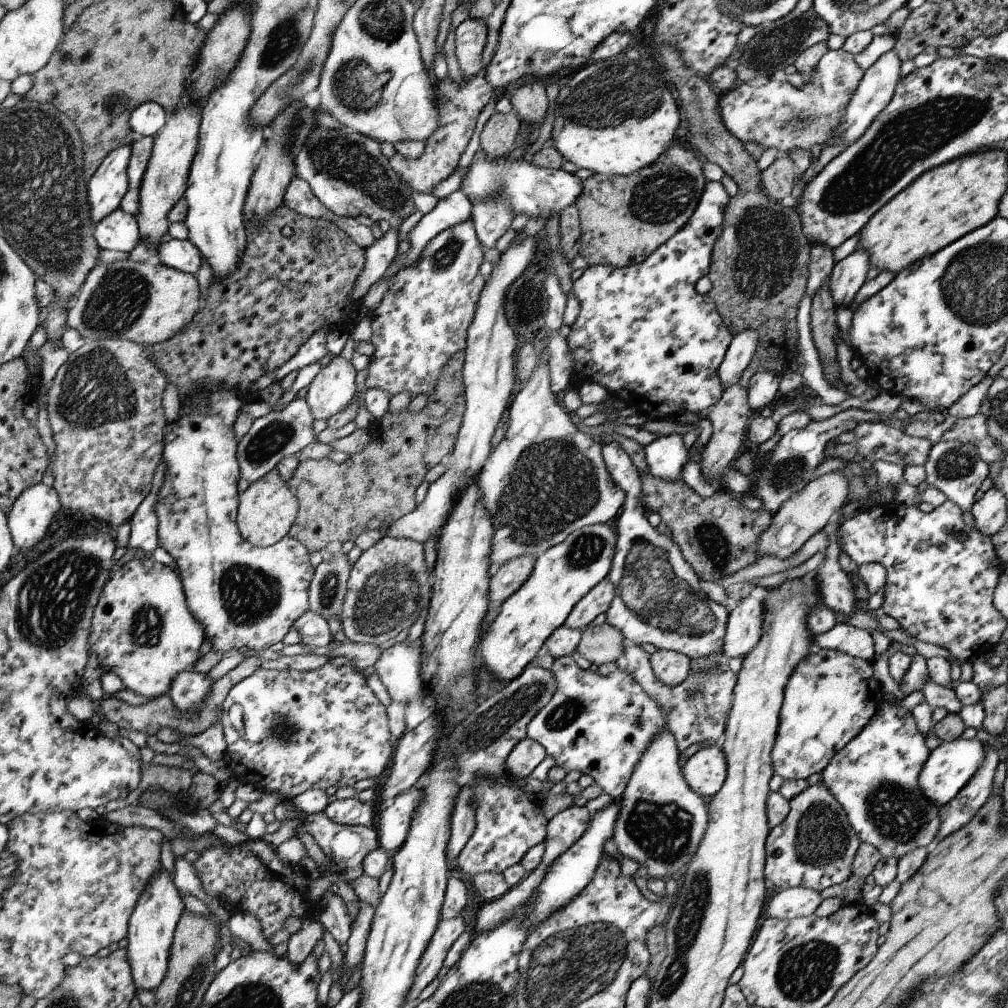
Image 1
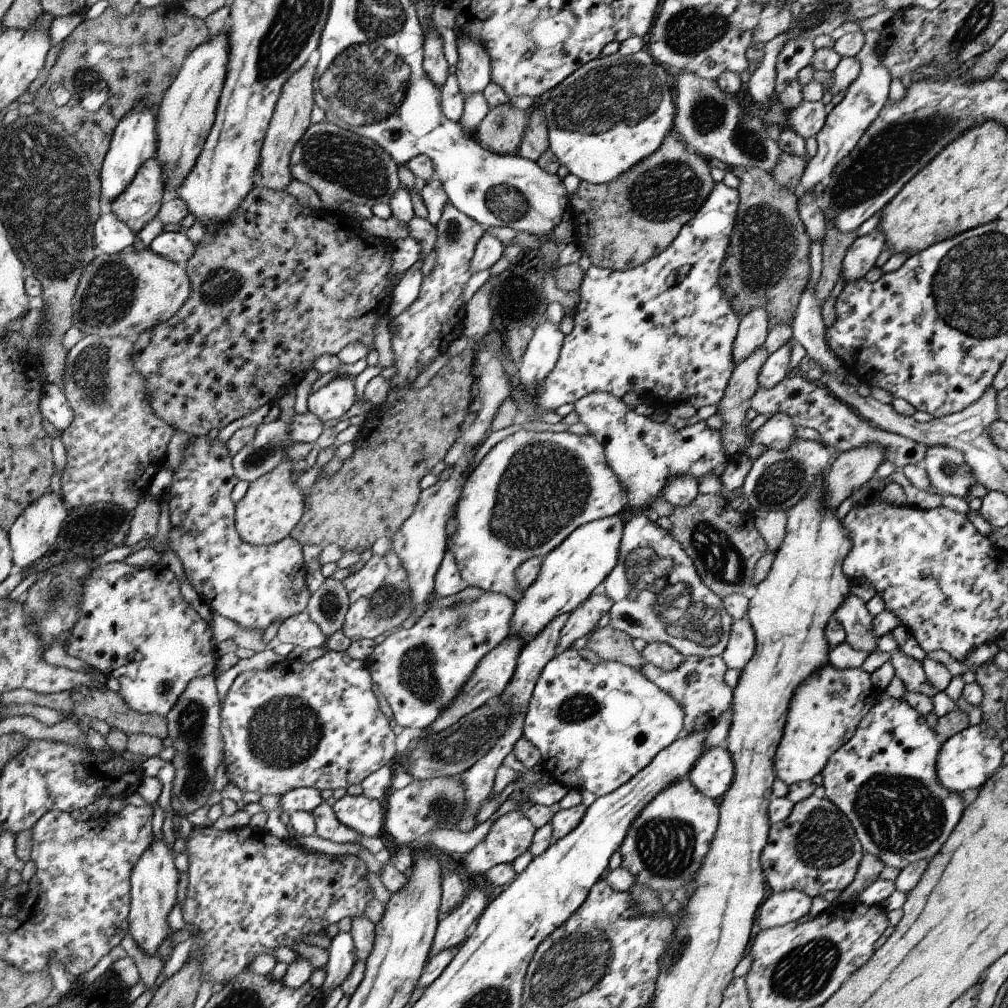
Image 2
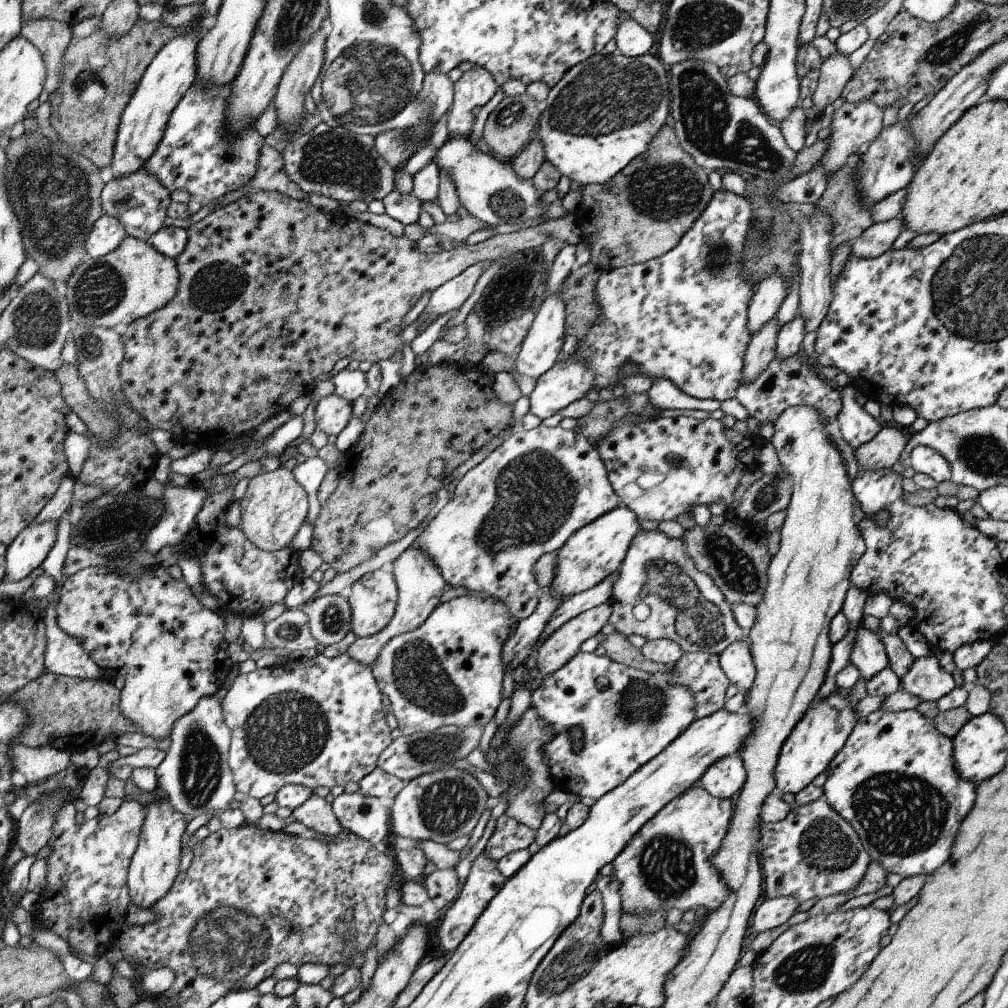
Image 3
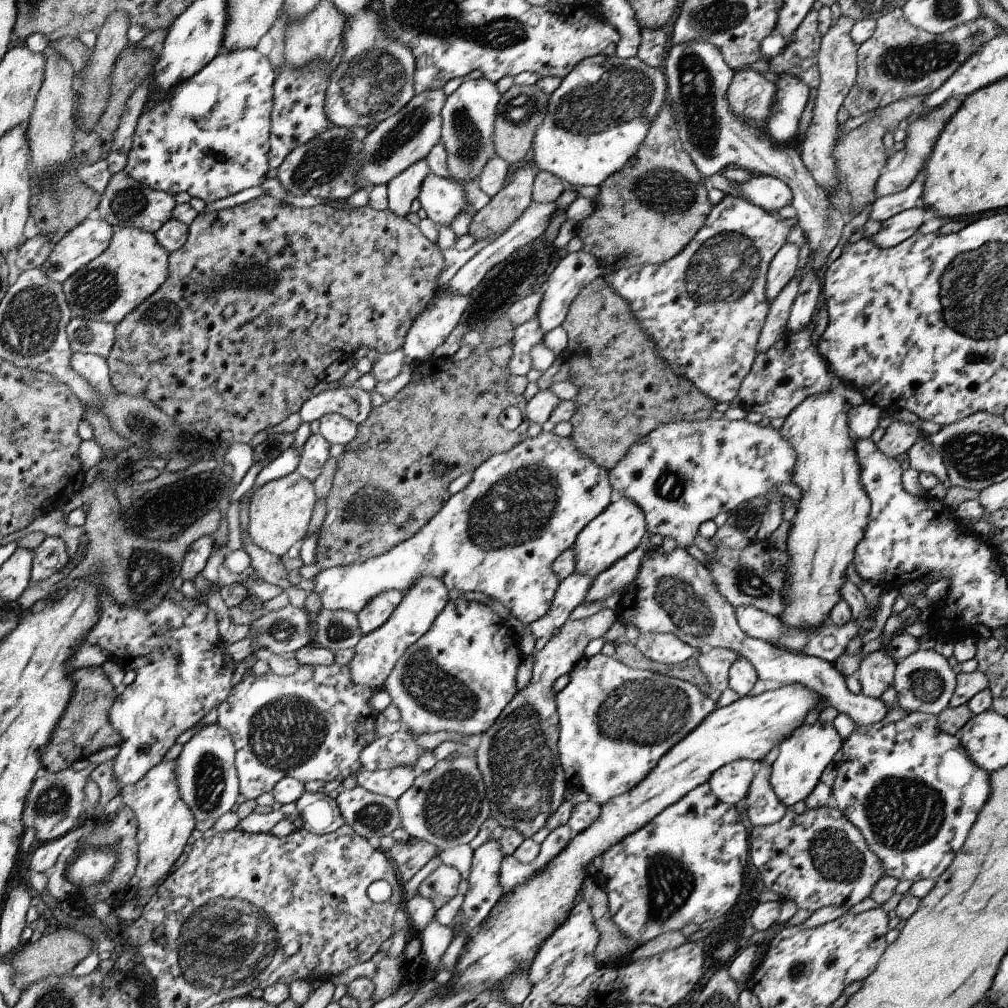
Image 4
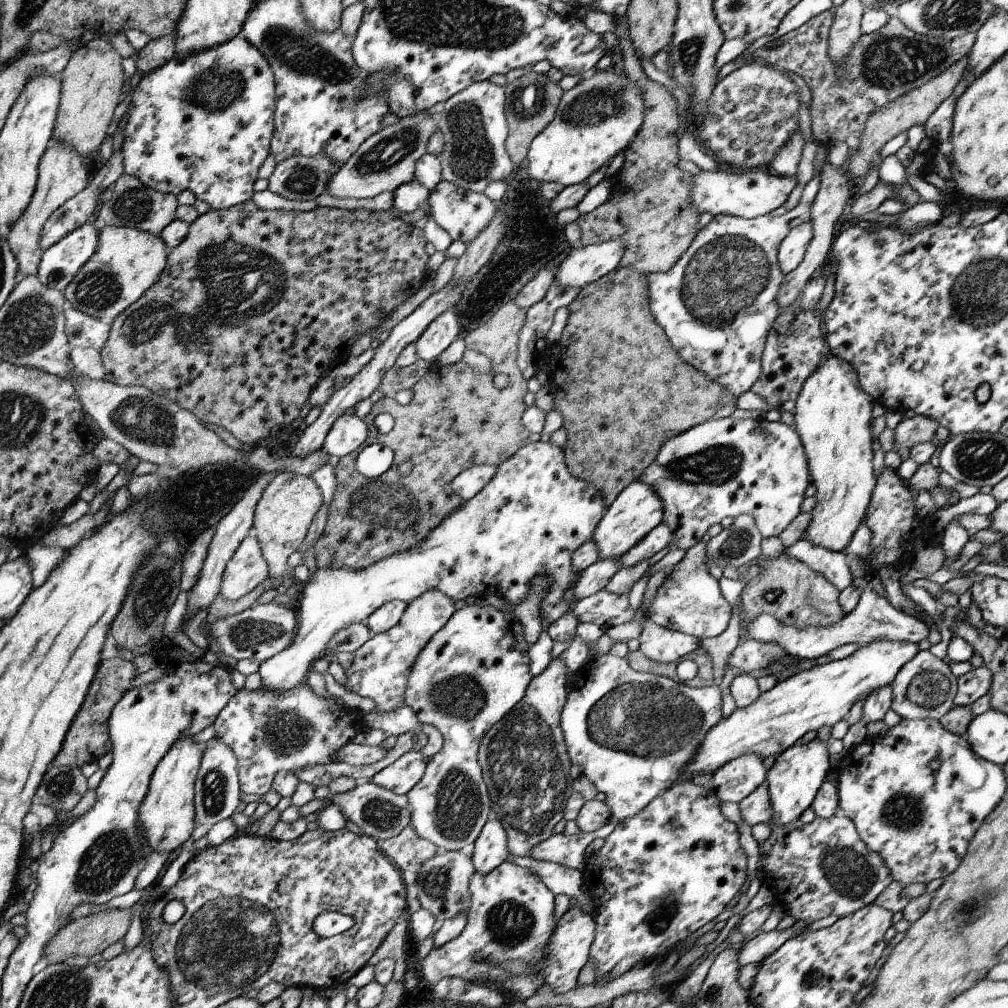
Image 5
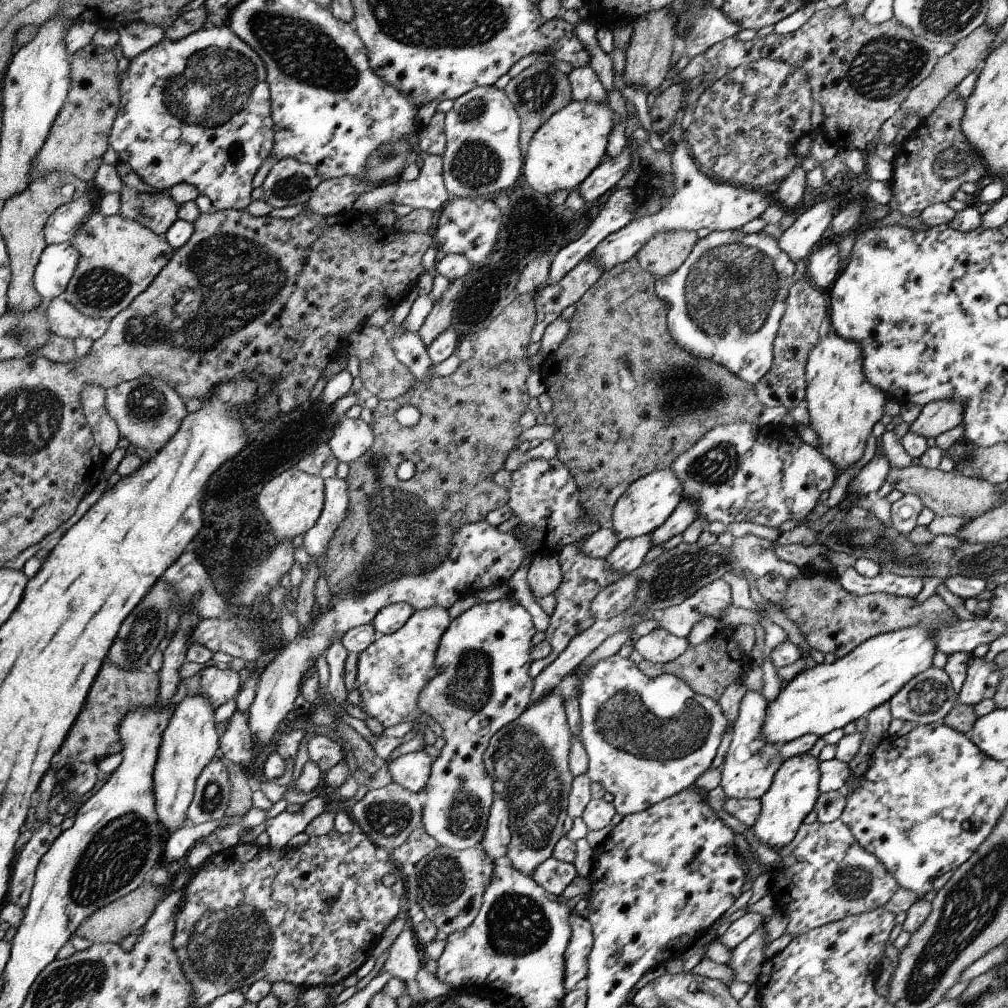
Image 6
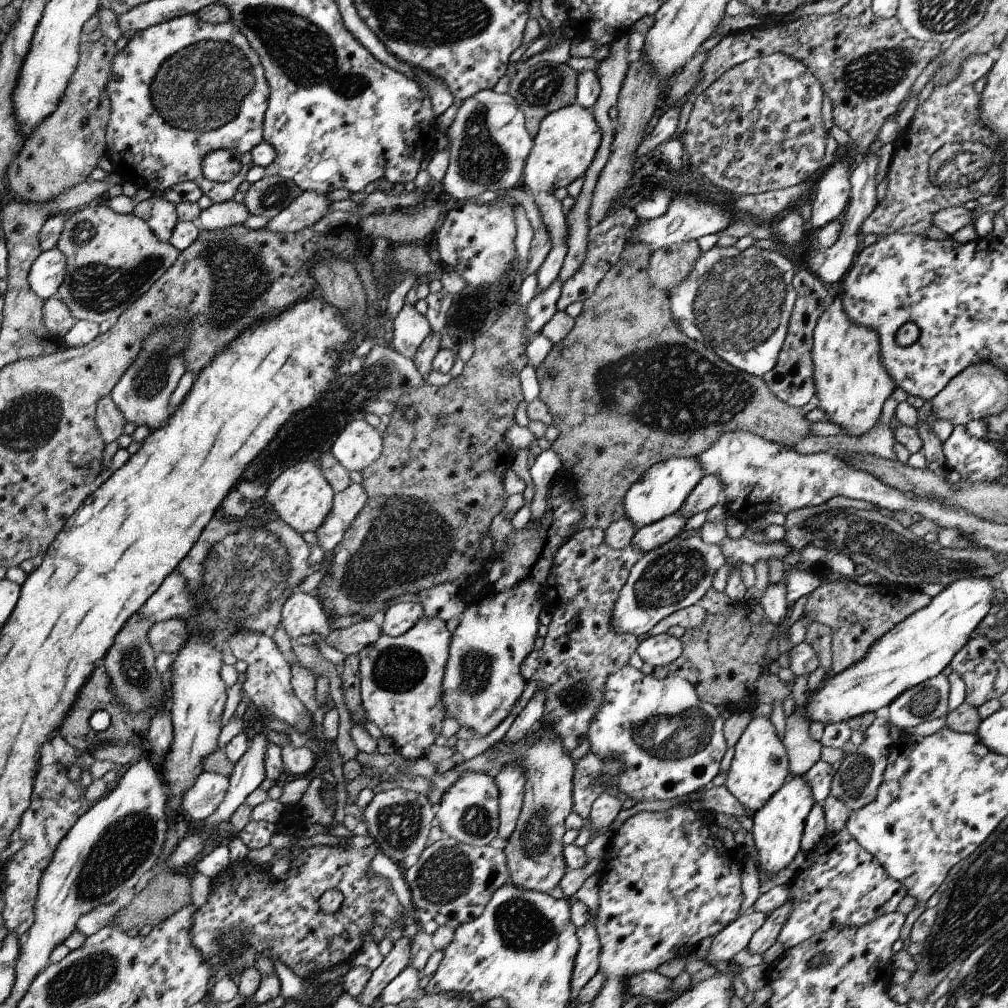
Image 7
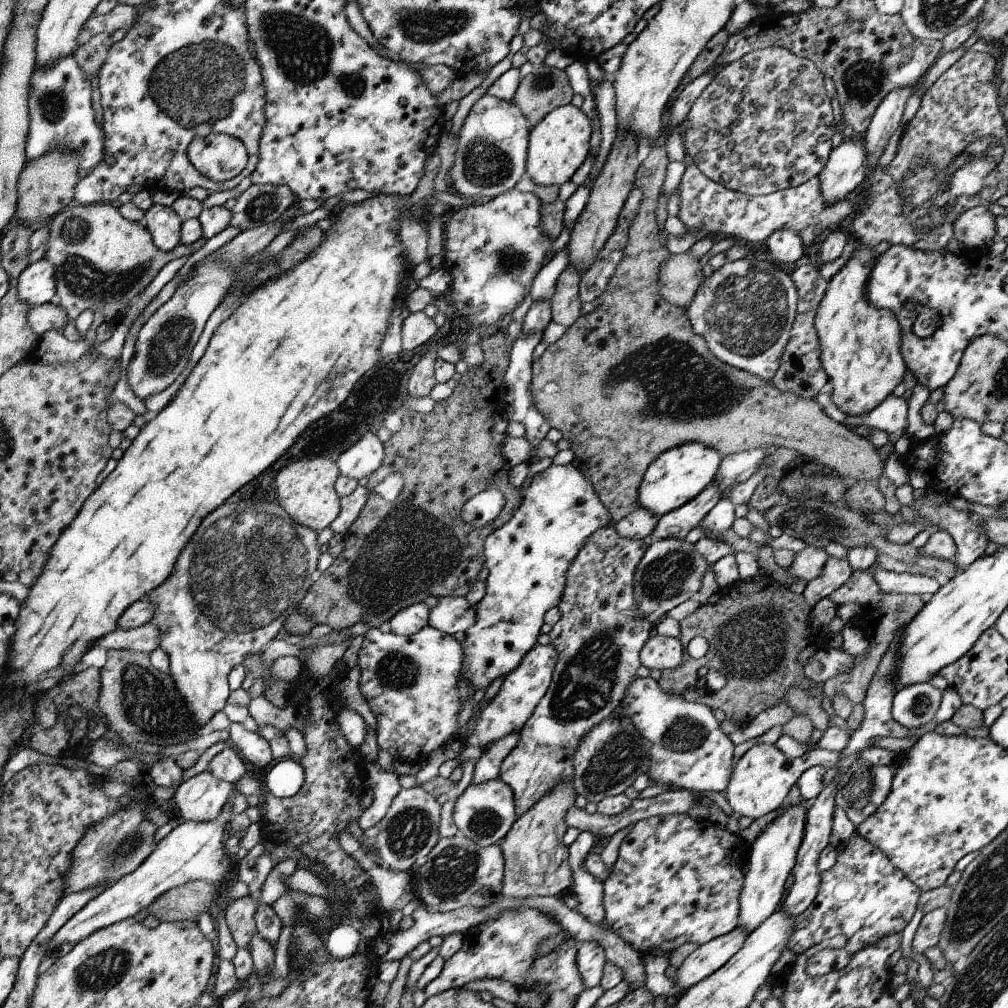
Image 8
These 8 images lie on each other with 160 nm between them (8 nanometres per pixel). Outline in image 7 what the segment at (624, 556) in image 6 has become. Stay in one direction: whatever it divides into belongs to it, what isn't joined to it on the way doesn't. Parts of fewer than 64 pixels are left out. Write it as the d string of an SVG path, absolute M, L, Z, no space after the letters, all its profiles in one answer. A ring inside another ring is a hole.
M676 512L661 521L639 528L632 537L630 545L637 546L643 556L644 553L650 552L678 536L686 521L687 519Z

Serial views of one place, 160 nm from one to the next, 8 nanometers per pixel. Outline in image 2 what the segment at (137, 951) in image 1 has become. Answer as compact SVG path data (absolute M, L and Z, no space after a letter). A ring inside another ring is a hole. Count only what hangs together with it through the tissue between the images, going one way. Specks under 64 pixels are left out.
M164 838L154 839L153 845L142 854L142 862L134 866L134 914L130 914L129 935L146 954L157 955L166 938L172 935L168 914L176 906L178 898L178 870L170 850Z

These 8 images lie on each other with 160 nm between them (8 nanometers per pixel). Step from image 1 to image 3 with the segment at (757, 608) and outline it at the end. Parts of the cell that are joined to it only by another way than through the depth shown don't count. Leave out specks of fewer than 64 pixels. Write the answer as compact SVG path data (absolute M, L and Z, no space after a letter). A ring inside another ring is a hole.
M746 640L732 642L720 656L720 666L732 685L749 690L756 679L756 668Z

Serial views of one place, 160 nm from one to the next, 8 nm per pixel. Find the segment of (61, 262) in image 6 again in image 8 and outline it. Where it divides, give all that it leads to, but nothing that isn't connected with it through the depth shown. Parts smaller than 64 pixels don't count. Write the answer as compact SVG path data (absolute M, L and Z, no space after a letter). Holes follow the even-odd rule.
M44 257L30 263L20 276L18 290L21 299L32 308L50 303L50 298L57 293L56 267L53 262Z

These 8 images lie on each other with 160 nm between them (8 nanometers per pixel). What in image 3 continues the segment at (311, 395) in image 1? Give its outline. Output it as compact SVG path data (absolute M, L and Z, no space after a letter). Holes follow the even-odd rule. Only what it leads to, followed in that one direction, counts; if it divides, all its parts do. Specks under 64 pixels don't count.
M335 393L324 396L314 410L317 429L322 430L327 436L338 436L349 425L352 416L350 403Z

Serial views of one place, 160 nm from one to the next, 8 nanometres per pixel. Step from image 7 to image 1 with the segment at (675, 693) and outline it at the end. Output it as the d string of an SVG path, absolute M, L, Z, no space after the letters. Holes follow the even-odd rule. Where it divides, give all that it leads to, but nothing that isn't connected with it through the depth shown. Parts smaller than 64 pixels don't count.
M571 656L553 659L557 692L532 721L528 736L542 743L556 765L589 774L616 800L624 794L645 750L666 726L665 711L650 698L621 663L608 676L582 669Z

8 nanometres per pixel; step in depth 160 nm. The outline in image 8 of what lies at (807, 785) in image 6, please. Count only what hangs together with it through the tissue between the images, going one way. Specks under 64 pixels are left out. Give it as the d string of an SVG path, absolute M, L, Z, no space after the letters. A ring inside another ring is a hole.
M804 800L785 808L762 830L748 848L750 851L749 869L745 874L742 892L739 896L740 914L738 915L738 925L747 932L747 936L782 906L785 897L784 884L797 861L797 852L802 844L809 804L810 802Z

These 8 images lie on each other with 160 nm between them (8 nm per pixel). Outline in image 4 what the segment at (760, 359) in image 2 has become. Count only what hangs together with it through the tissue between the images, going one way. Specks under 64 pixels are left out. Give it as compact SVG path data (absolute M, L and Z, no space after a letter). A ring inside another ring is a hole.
M796 272L769 306L768 318L758 338L757 353L766 352L770 346L774 346L774 342L778 342L778 338L784 336L784 332L787 332L790 310L799 290L800 277Z

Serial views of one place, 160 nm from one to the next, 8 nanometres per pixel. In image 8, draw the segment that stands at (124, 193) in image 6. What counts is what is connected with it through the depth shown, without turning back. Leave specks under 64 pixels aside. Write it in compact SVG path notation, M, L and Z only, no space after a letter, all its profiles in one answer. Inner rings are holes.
M154 203L144 216L143 223L160 250L168 252L180 245L183 220L172 206Z

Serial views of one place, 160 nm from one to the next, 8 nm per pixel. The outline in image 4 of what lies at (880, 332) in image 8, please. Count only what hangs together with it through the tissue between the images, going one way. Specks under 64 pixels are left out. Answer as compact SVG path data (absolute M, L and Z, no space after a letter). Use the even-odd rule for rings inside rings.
M835 377L835 383L824 394L808 396L796 409L792 410L780 434L790 440L798 454L798 464L794 468L791 482L802 490L802 498L797 505L797 514L788 534L786 551L790 554L786 588L784 588L784 610L780 622L788 628L818 628L829 620L830 610L840 602L840 588L846 582L848 566L854 559L854 548L864 538L868 525L871 501L862 486L862 466L856 457L856 438L850 434L849 414L856 406L864 404L864 396L855 387Z

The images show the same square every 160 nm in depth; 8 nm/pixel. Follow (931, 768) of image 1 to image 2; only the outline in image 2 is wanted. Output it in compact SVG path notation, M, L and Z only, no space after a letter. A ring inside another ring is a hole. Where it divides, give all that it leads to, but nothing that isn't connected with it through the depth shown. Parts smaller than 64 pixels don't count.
M984 722L969 726L942 744L942 750L938 752L938 782L946 790L958 794L962 794L964 790L980 789L1002 765L1004 754L1002 738L998 738L994 726L986 726Z

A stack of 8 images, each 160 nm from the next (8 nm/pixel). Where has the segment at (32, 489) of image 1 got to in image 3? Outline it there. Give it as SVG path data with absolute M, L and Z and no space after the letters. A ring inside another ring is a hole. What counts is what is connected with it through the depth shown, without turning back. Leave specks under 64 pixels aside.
M57 520L28 524L8 547L5 579L18 582L40 567L54 547L57 536Z

